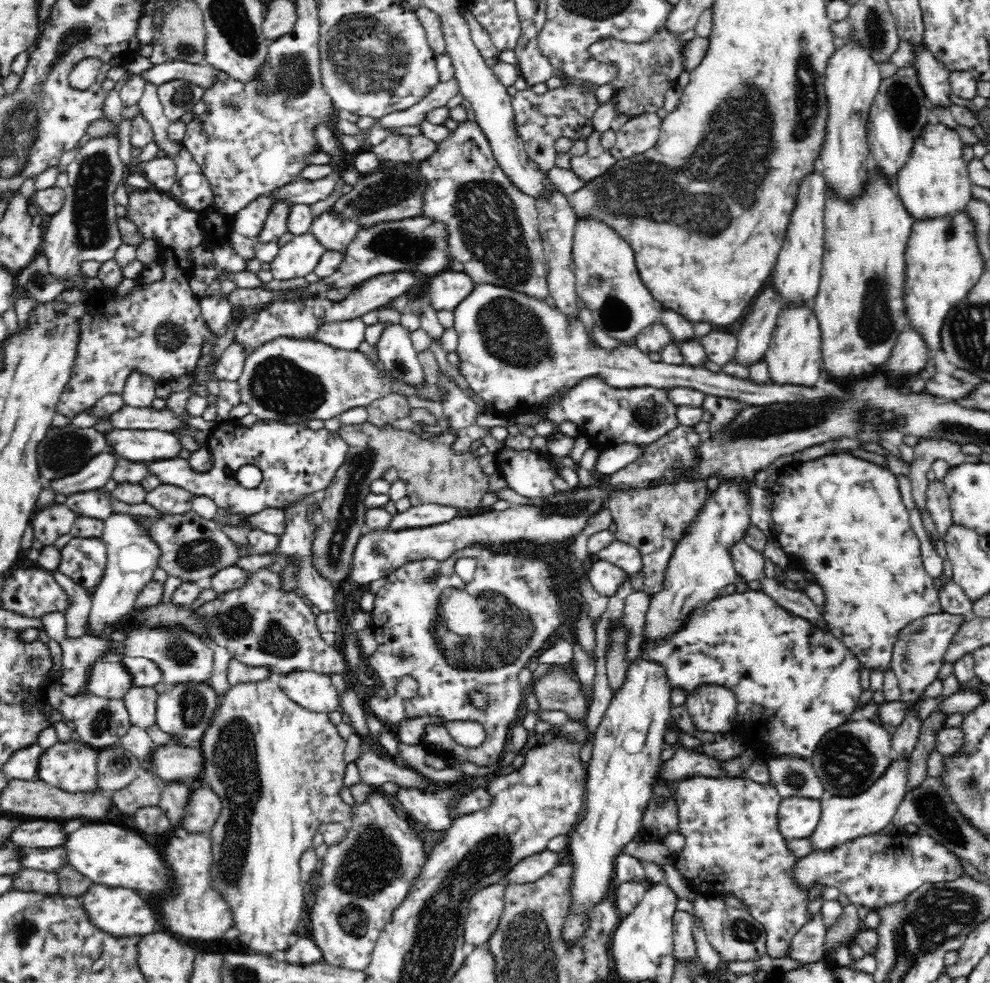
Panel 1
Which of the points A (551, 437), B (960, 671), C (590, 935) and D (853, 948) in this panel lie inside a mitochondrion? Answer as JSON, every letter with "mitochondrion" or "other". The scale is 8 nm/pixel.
{"A":"other","B":"other","C":"other","D":"other"}

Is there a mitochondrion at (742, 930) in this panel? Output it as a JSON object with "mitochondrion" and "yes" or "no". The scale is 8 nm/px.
{"mitochondrion":"yes"}

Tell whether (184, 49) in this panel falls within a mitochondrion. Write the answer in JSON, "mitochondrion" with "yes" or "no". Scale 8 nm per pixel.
{"mitochondrion":"yes"}

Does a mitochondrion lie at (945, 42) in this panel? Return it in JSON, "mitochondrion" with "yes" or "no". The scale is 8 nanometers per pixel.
{"mitochondrion":"no"}

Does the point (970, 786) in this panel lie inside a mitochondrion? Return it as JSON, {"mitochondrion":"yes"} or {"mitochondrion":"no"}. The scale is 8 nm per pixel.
{"mitochondrion":"yes"}

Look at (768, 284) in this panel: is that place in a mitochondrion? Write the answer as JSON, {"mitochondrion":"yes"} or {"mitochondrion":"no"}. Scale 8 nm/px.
{"mitochondrion":"no"}

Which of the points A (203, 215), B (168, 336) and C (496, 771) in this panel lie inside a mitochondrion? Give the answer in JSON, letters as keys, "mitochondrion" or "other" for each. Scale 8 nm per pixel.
{"A":"other","B":"mitochondrion","C":"other"}

